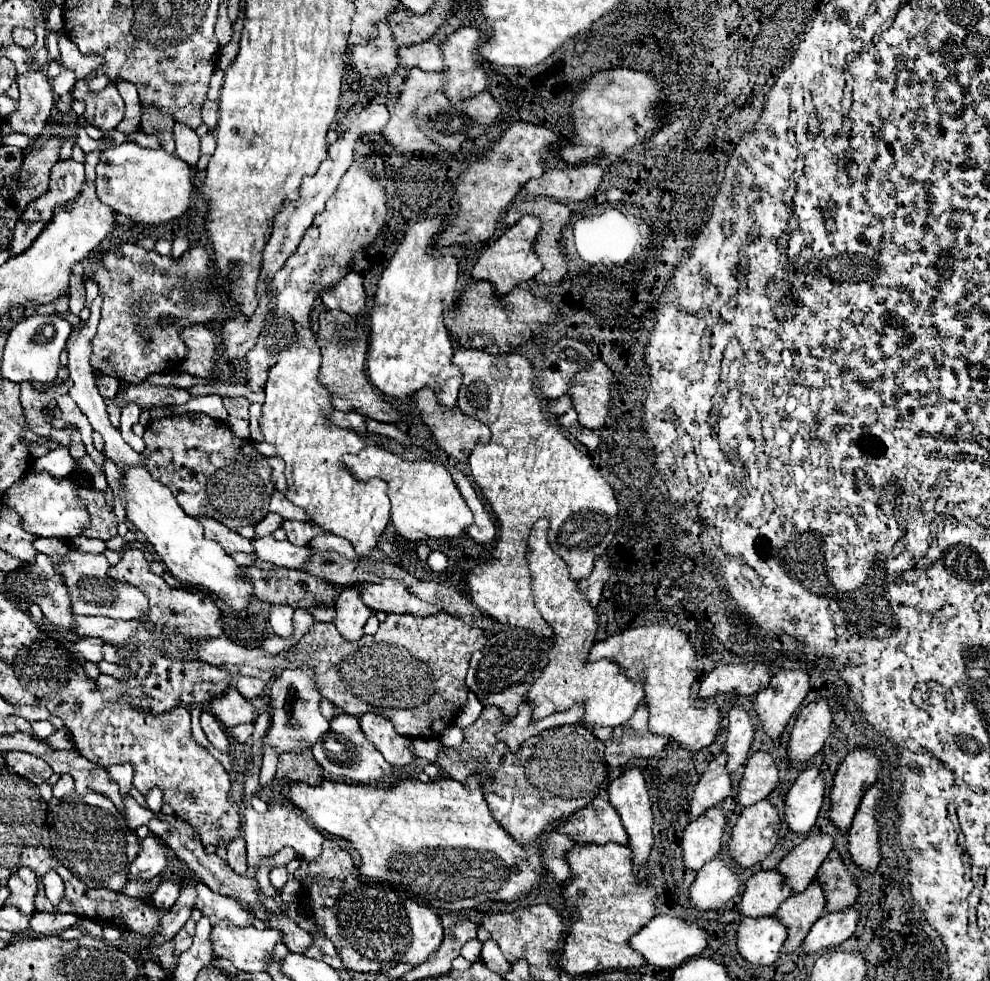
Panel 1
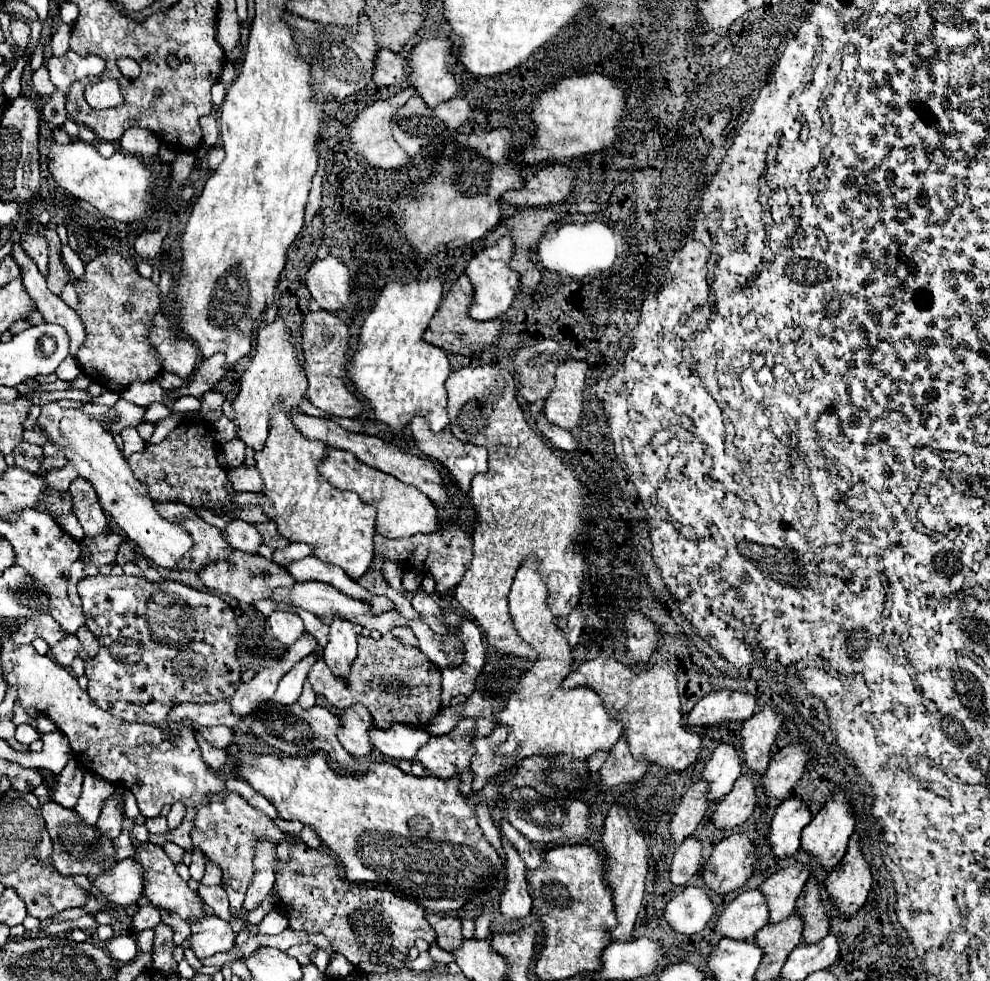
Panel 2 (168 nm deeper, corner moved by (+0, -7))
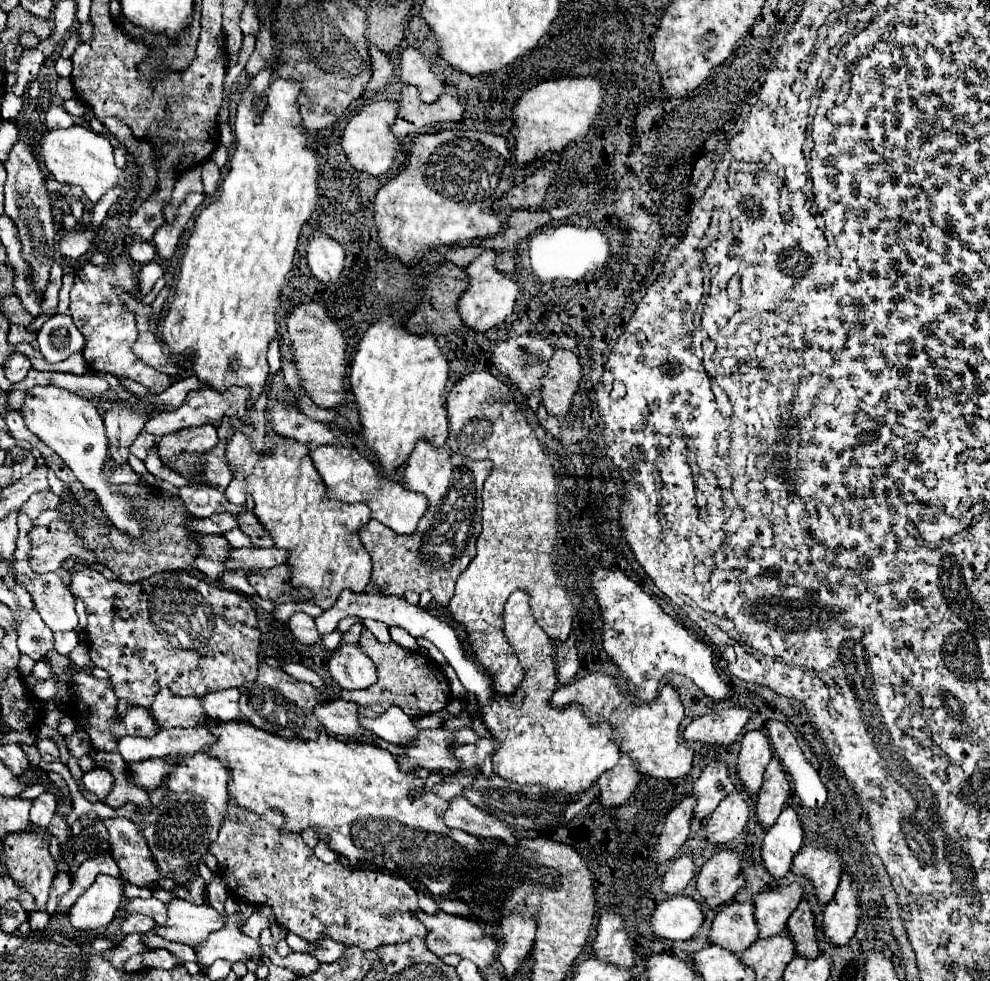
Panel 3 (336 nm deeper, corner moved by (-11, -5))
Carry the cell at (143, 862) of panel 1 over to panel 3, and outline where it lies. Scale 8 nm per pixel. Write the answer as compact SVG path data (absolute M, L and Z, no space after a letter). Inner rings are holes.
M97 875L95 883L77 899L69 909L69 919L75 929L101 929L113 917L115 911L123 905L125 887L123 877Z

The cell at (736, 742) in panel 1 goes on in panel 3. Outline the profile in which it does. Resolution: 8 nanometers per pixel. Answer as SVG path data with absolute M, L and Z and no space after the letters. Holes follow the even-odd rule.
M711 761L701 777L697 779L693 793L697 795L695 817L703 819L713 813L713 809L735 789L735 781L731 777L731 769L725 761Z

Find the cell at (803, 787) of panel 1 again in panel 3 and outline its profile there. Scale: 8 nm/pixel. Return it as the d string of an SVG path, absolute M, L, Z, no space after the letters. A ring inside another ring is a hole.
M785 807L777 823L771 829L767 829L761 847L763 863L773 877L779 879L789 873L793 857L801 849L803 837L805 833L803 833L801 815L793 807Z

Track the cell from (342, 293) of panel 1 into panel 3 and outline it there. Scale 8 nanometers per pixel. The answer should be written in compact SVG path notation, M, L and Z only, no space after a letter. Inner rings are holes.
M315 231L309 237L307 245L307 263L311 273L327 287L335 287L345 269L345 251L343 247L327 237L325 233Z

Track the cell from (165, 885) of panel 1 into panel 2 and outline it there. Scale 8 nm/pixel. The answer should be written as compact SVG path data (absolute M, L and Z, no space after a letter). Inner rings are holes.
M144 905L136 911L136 915L132 917L132 927L138 929L138 931L144 931L144 929L154 929L156 925L160 923L160 909L154 907L154 905Z

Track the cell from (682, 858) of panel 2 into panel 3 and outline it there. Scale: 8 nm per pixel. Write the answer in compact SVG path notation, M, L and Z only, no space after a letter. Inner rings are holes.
M681 855L681 857L677 857L671 863L669 871L665 873L661 889L665 893L669 893L669 895L677 895L677 893L681 893L689 885L689 881L693 877L695 877L695 861L693 861L693 857Z

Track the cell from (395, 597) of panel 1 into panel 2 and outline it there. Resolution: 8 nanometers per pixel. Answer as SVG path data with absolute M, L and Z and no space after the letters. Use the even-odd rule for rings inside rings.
M296 581L294 587L282 587L274 591L270 599L302 607L314 615L322 615L326 611L336 611L340 615L372 613L366 603L350 599L344 593L336 591L332 585L320 581L306 581L306 583Z

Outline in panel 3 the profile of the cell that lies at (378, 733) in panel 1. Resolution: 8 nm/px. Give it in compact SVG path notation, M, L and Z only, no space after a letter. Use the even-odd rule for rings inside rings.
M335 699L327 705L317 707L315 715L333 735L345 739L359 739L363 735L363 727L359 723L359 705L355 703Z

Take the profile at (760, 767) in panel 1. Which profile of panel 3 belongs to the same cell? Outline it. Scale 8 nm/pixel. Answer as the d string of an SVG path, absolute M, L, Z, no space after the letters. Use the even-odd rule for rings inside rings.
M735 789L709 815L709 821L705 825L707 841L713 845L733 841L743 831L743 827L747 825L749 813L751 813L751 807L747 803L747 795L743 791Z

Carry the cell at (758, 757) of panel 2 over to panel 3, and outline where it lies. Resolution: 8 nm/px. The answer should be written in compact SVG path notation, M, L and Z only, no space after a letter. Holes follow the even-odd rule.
M759 729L747 731L741 741L737 771L749 795L755 795L761 789L763 773L771 759L773 759L773 747L769 743L769 737Z

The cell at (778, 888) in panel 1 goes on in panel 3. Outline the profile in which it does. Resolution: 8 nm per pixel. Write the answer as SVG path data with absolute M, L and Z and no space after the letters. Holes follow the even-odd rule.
M753 903L725 905L711 925L709 941L741 955L757 939L757 921Z

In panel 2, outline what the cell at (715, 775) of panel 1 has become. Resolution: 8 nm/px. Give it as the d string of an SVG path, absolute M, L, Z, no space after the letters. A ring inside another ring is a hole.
M698 781L682 797L676 813L670 819L670 835L676 845L680 845L698 827L698 823L706 815L708 811L706 791L708 791L708 785L704 781Z

